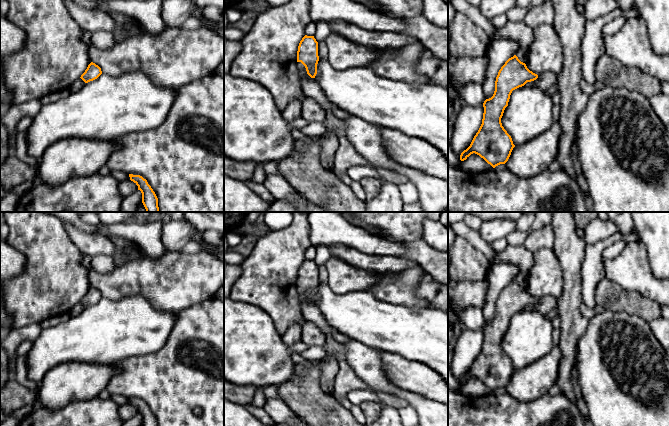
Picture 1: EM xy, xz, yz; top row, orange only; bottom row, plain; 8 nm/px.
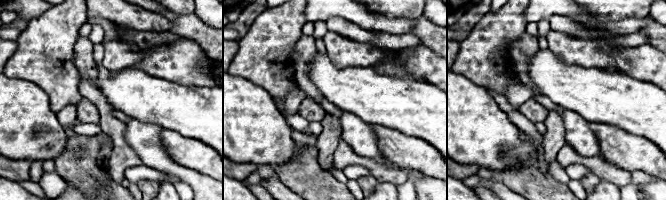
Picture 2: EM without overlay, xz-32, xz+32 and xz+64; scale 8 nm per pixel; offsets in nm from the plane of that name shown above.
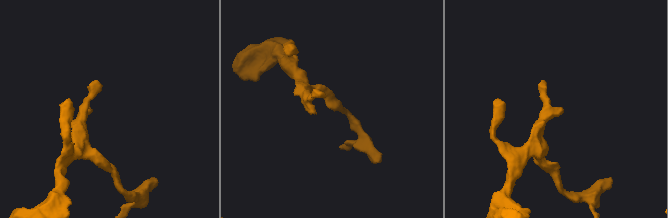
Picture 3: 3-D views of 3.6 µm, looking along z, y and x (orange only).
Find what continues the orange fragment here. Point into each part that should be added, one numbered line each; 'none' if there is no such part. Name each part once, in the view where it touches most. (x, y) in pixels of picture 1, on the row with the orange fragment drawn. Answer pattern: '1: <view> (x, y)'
1: xz (346, 156)

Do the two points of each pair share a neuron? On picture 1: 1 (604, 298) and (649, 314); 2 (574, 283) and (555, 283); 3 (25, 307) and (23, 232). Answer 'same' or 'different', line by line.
1: same
2: different
3: same

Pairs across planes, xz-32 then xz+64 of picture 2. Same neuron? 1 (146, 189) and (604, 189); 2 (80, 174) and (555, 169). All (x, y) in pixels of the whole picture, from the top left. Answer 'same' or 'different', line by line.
1: different
2: different

